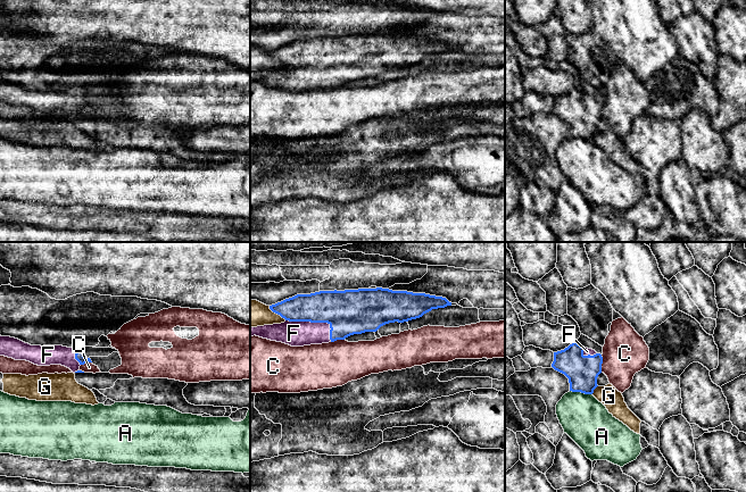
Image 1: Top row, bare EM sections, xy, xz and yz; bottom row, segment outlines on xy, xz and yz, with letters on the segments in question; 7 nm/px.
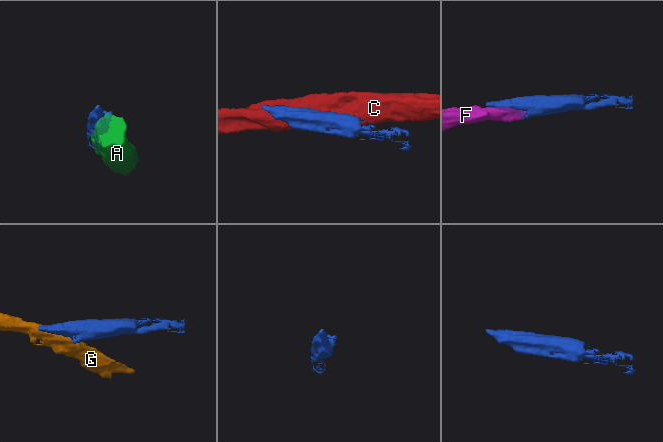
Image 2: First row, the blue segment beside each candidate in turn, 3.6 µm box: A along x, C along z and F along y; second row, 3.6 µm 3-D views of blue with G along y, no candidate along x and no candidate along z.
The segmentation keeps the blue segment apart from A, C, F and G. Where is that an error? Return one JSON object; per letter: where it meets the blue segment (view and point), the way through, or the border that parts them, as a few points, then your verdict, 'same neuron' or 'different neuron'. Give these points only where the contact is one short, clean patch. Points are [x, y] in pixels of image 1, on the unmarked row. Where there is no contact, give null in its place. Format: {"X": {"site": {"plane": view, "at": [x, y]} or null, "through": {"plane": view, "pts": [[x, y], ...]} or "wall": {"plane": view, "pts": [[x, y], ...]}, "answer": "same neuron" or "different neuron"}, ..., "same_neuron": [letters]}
{"A": {"site": {"plane": "yz", "at": [581, 138]}, "answer": "different neuron"}, "C": {"site": {"plane": "yz", "at": [602, 108]}, "wall": {"plane": "yz", "pts": [[601, 100], [602, 117]]}, "answer": "different neuron"}, "F": {"site": {"plane": "xz", "at": [315, 67]}, "answer": "same neuron"}, "G": {"site": {"plane": "xz", "at": [276, 58]}, "answer": "different neuron"}, "same_neuron": ["F"]}

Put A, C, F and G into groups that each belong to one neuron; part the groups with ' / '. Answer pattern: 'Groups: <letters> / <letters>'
Groups: A / C / F / G

